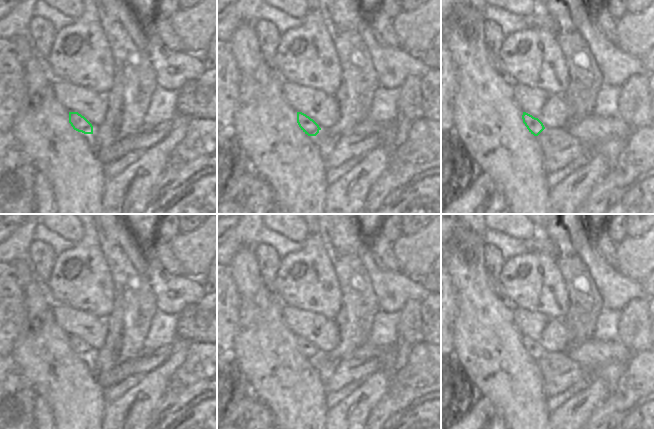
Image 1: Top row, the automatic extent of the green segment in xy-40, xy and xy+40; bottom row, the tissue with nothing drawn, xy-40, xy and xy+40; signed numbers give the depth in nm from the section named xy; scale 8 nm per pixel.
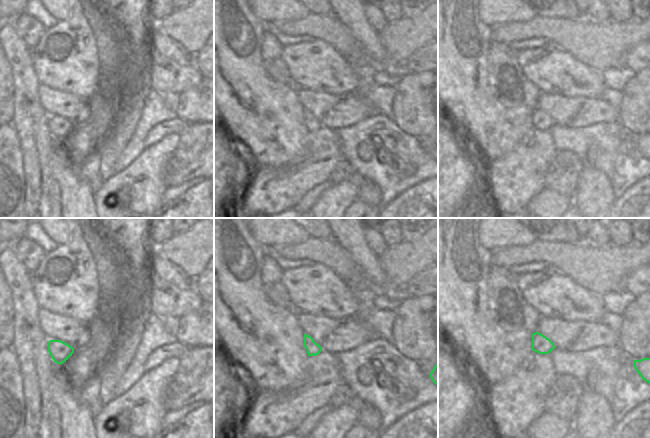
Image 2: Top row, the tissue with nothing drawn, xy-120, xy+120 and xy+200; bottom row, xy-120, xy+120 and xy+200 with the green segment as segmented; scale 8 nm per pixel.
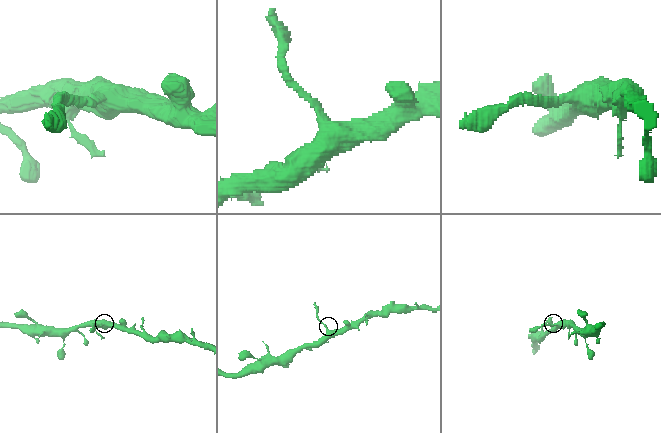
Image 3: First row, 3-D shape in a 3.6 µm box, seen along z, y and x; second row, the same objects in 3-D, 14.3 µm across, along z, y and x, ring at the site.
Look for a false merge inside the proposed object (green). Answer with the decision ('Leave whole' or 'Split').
Split.

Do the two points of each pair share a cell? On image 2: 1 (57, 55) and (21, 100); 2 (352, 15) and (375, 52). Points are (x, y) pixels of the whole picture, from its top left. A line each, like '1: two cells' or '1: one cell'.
1: two cells
2: one cell

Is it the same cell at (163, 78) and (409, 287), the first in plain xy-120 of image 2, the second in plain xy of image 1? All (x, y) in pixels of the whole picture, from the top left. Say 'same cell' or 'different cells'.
same cell

